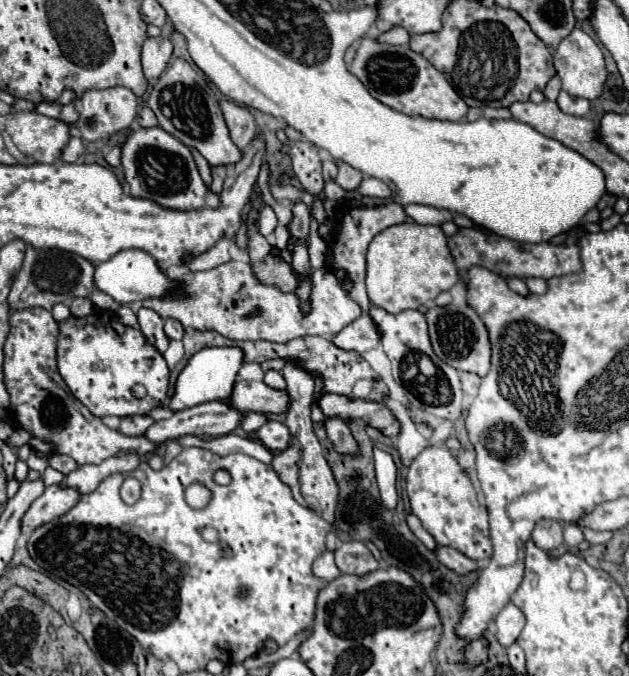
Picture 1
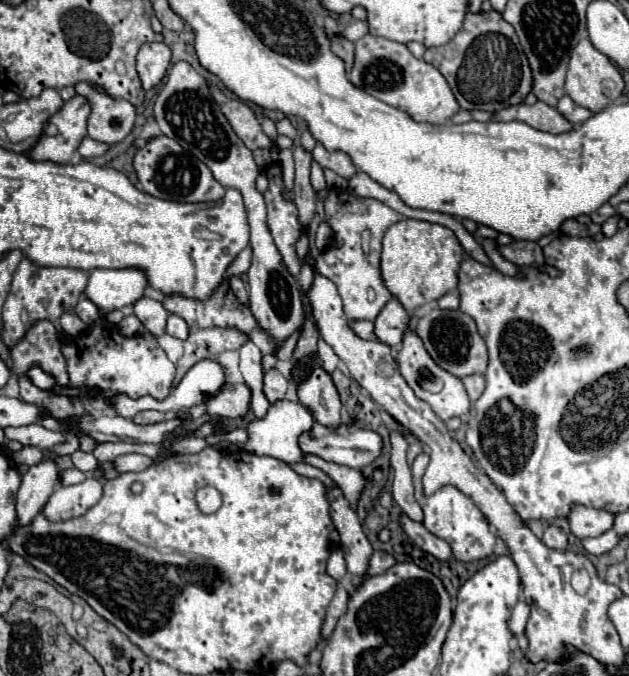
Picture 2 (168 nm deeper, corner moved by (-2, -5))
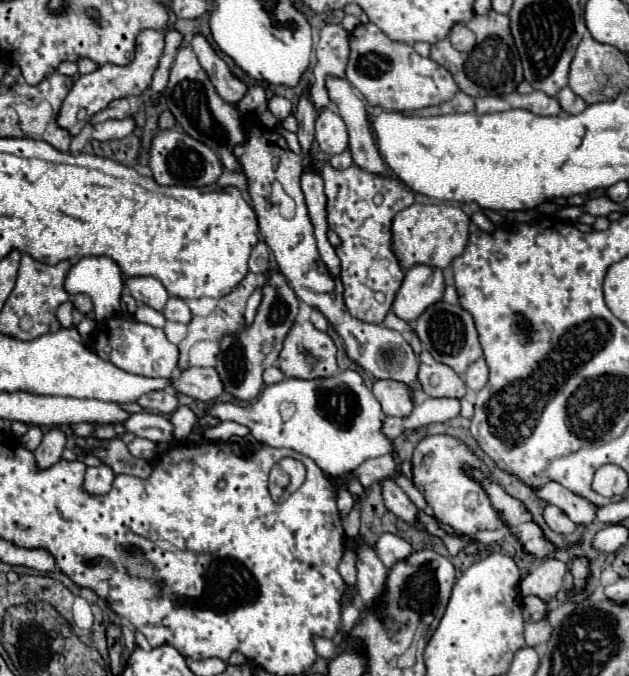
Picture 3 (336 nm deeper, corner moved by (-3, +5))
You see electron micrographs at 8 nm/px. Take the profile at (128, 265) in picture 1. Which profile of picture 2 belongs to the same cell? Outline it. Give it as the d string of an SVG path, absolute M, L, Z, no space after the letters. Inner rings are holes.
M137 268L123 270L91 270L85 296L97 306L99 314L121 310L127 304L137 302L147 288L147 278Z

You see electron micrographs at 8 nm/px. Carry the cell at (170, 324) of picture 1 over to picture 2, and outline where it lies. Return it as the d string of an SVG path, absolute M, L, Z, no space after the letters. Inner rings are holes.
M171 314L171 316L167 318L167 328L165 328L165 332L171 334L171 336L175 336L175 338L185 340L187 334L189 334L189 330L187 330L187 322L185 322L181 316Z

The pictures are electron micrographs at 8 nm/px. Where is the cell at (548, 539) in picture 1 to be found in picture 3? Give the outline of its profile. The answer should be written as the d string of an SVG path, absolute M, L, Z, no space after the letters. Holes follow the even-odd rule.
M552 504L546 506L546 510L544 510L544 520L546 520L546 524L548 524L554 532L558 532L558 534L572 534L572 532L576 530L576 524L574 524L560 508L554 508Z

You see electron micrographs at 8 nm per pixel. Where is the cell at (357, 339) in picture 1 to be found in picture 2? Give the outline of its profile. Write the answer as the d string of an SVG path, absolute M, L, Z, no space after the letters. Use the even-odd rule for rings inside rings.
M391 298L375 320L375 334L381 342L395 346L403 340L403 334L409 326L409 320L411 320L411 316L401 306L401 302L397 302L397 298Z

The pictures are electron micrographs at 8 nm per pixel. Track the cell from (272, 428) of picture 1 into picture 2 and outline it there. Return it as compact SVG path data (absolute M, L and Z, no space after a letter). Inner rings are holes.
M343 428L343 432L329 432L323 438L311 436L309 432L299 438L305 454L315 454L327 462L363 468L381 456L383 440L377 432L367 428Z

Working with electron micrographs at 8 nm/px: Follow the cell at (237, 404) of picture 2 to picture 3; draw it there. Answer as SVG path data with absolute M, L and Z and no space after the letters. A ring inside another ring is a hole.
M188 368L180 374L180 378L172 378L172 386L202 402L210 402L224 394L224 382L214 368Z

